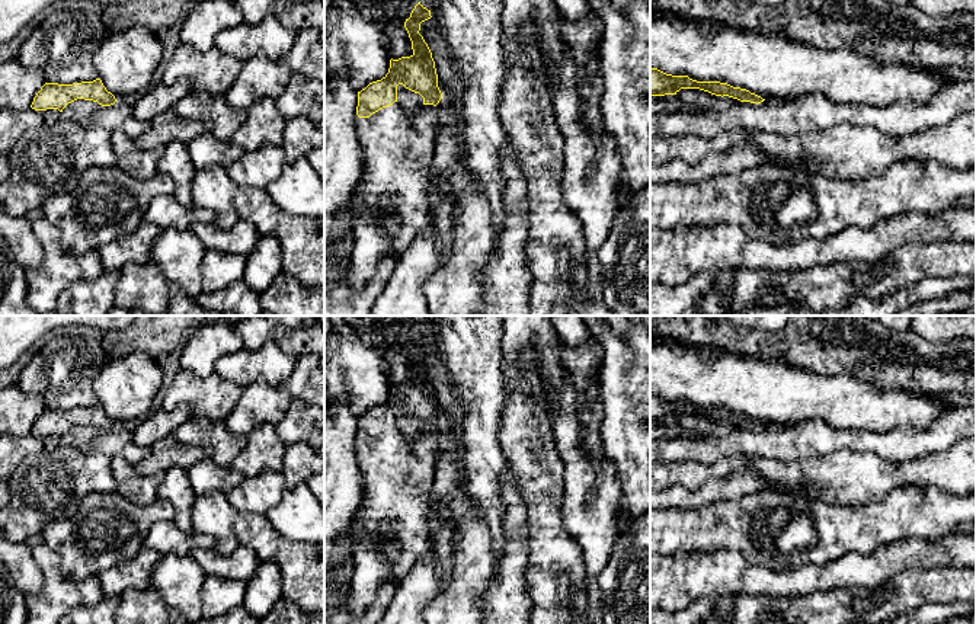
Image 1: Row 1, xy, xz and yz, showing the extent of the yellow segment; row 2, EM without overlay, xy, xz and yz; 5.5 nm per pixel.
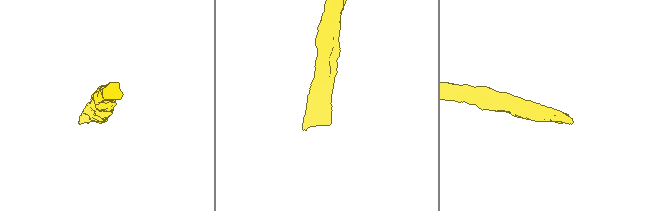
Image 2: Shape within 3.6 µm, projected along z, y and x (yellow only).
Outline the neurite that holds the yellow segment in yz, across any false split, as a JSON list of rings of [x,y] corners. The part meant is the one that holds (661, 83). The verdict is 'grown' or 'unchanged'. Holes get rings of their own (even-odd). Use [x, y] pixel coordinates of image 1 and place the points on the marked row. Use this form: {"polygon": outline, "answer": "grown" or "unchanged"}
{"polygon": [[[650,68],[650,96],[676,95],[681,89],[700,89],[716,96],[729,96],[740,102],[761,103],[765,99],[746,89],[733,87],[720,81],[697,81],[688,76],[672,76]]], "answer": "unchanged"}

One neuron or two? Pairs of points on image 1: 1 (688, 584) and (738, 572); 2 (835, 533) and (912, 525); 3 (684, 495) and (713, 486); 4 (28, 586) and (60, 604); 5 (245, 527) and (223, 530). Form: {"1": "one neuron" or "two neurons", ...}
{"1": "one neuron", "2": "one neuron", "3": "one neuron", "4": "two neurons", "5": "two neurons"}

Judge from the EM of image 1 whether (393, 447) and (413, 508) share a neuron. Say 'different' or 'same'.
same

